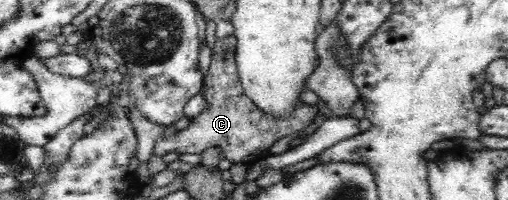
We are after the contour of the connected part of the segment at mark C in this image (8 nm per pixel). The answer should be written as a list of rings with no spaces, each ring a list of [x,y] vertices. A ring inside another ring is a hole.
[[[233,34],[226,38],[216,39],[210,70],[204,81],[204,97],[207,101],[205,109],[195,117],[191,123],[170,138],[162,137],[155,142],[153,156],[162,157],[168,152],[199,154],[201,155],[211,146],[220,147],[220,152],[232,165],[244,164],[252,166],[270,155],[270,147],[280,138],[294,134],[307,127],[317,124],[320,120],[318,106],[310,106],[301,102],[290,112],[290,116],[277,118],[258,109],[254,102],[246,96],[236,63],[237,41]],[[311,122],[311,123],[310,123]]]

